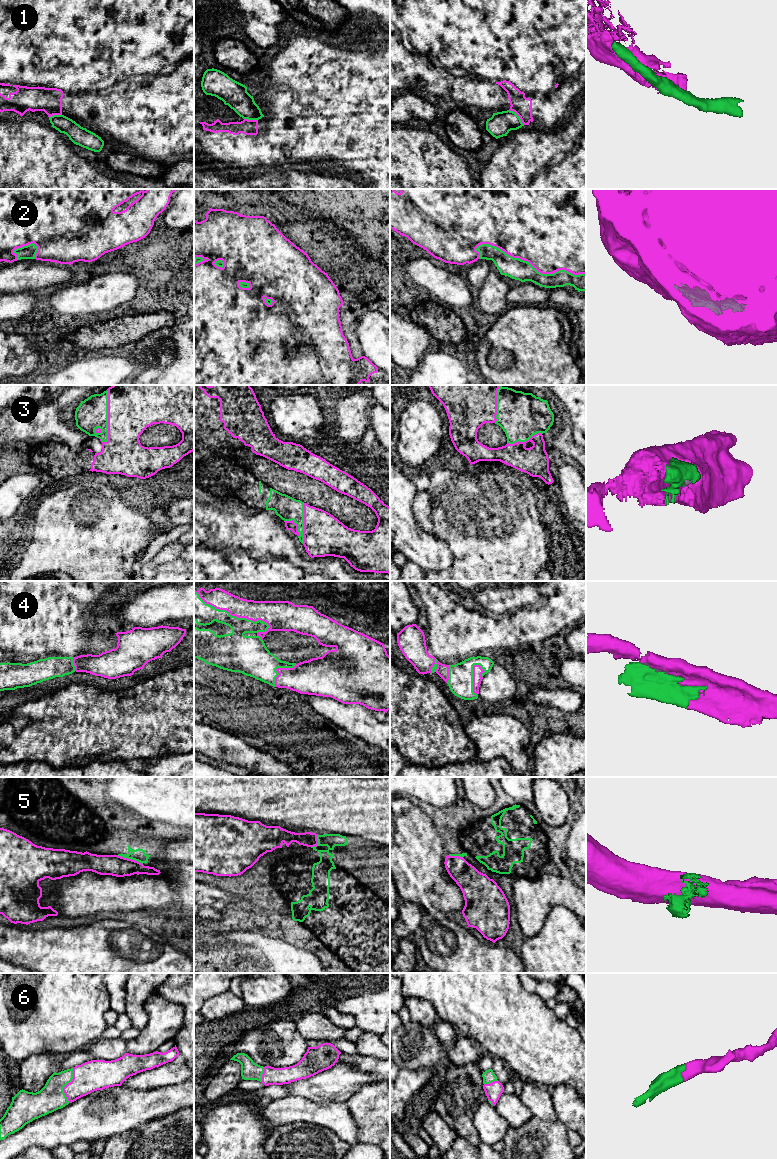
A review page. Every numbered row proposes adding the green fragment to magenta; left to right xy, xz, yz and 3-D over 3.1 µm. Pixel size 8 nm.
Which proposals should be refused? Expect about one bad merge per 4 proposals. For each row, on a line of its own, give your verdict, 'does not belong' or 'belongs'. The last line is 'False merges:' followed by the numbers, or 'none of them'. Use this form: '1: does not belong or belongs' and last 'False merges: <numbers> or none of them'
1: does not belong
2: belongs
3: belongs
4: belongs
5: does not belong
6: belongs
False merges: 1, 5

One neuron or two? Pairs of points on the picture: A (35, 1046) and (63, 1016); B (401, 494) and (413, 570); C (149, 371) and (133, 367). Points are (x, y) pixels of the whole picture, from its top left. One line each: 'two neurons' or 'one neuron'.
A: one neuron
B: two neurons
C: two neurons

